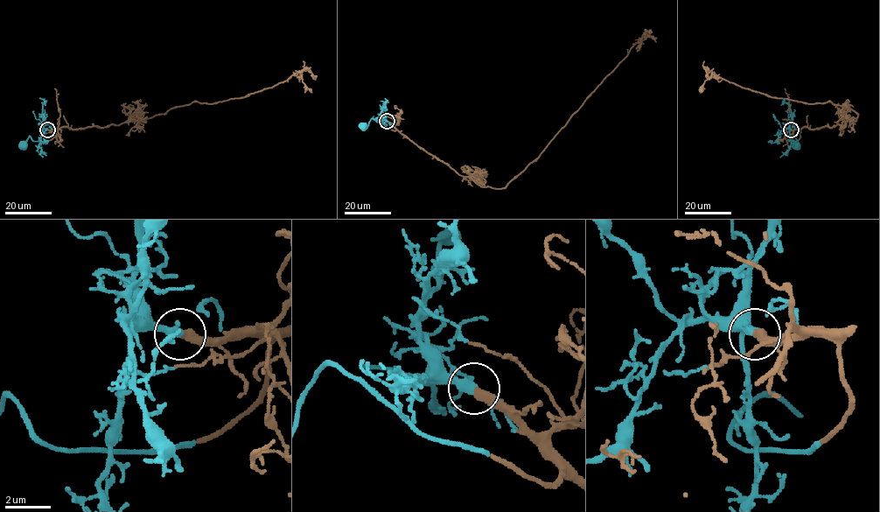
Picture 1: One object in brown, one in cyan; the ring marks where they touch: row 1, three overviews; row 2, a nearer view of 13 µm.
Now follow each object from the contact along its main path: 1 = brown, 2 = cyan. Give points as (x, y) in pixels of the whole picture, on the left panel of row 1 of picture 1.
1: (47, 129), (107, 127), (152, 118), (194, 101), (244, 97), (296, 73), (312, 92)
2: (47, 129), (42, 130), (40, 141), (33, 141), (30, 136), (23, 145)

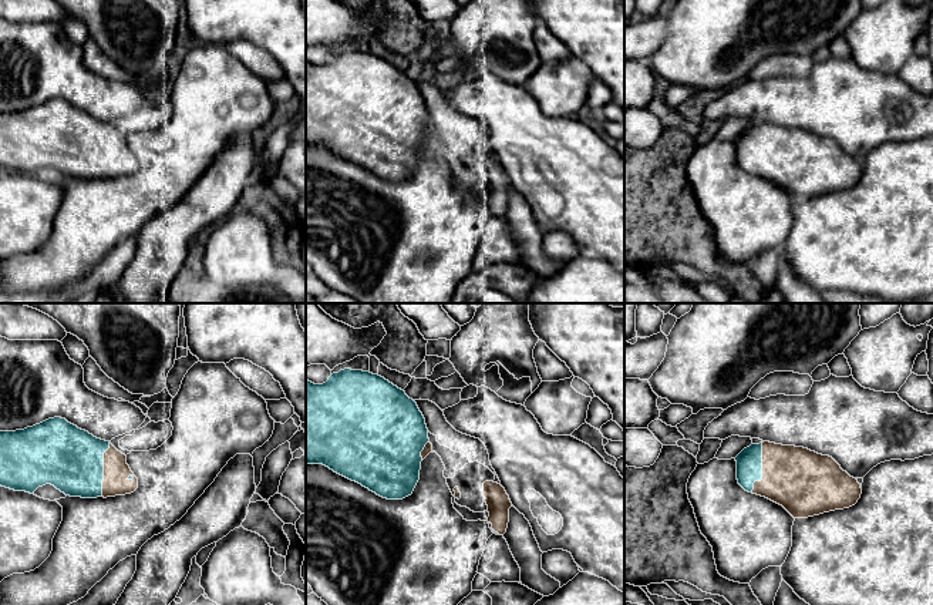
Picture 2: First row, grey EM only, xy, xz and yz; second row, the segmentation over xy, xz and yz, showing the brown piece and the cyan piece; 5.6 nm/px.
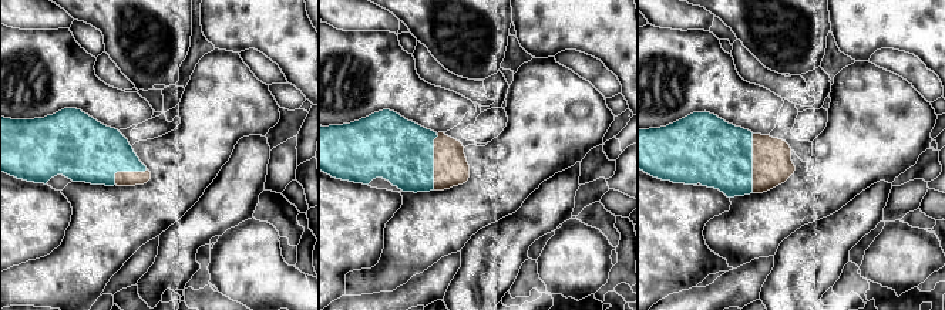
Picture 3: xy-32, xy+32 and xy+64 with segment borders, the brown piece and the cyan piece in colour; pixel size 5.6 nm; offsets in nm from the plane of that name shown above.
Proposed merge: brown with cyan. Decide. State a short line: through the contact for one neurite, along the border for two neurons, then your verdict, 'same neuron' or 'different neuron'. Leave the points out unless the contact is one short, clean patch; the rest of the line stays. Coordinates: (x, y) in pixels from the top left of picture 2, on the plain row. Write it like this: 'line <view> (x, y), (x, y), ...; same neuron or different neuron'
same neuron

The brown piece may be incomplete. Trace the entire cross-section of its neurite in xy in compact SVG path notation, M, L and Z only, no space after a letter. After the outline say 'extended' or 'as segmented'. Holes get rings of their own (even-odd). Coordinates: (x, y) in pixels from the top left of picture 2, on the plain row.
M54 98L24 111L0 112L0 167L33 175L46 165L70 178L107 179L134 174L138 159L125 135L65 100Z; extended

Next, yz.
M764 122L744 130L735 142L737 161L745 172L782 186L794 199L849 189L862 175L858 161L843 152L832 138L804 128Z; extended

